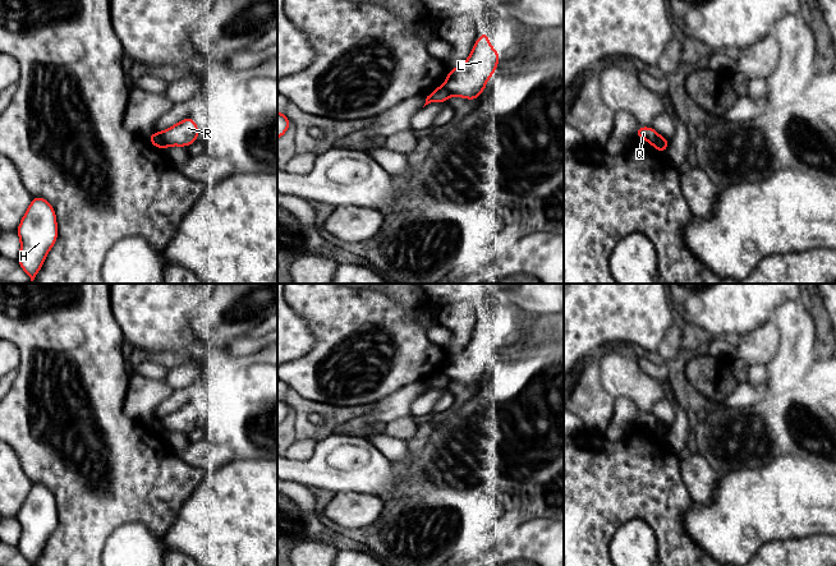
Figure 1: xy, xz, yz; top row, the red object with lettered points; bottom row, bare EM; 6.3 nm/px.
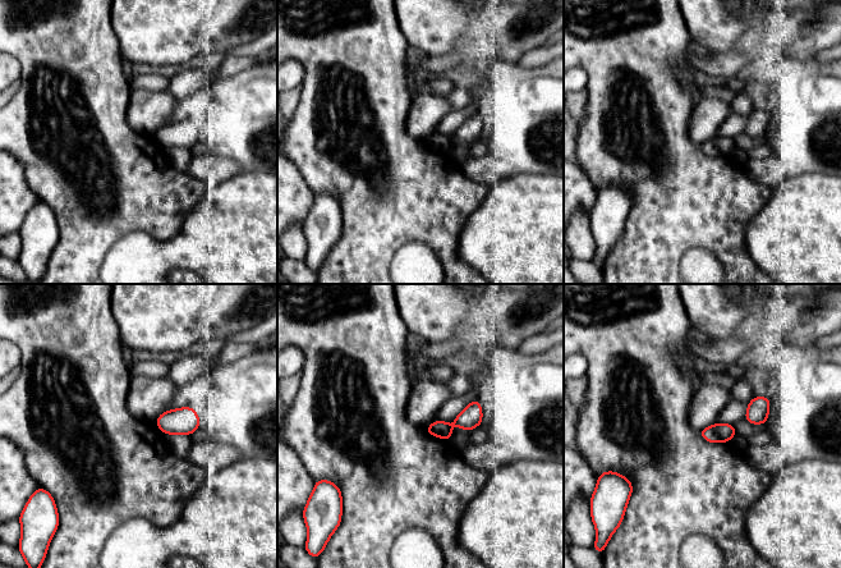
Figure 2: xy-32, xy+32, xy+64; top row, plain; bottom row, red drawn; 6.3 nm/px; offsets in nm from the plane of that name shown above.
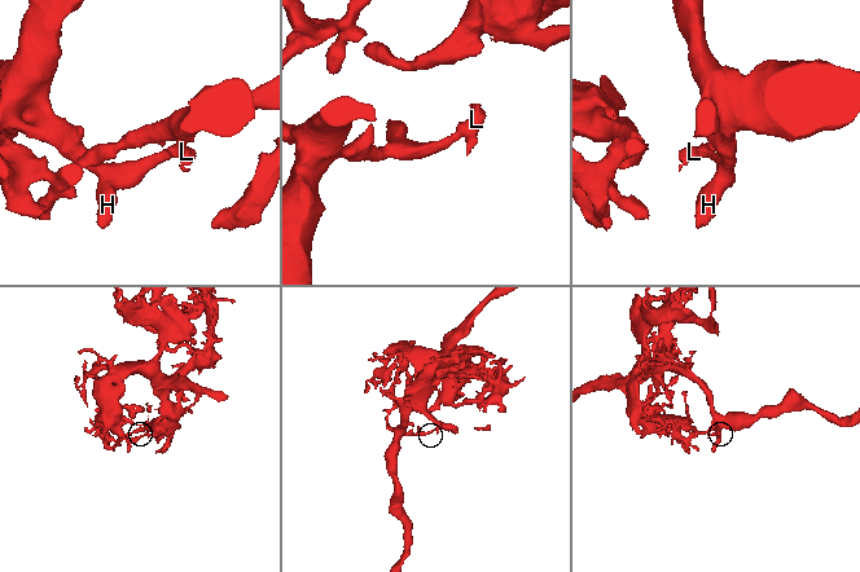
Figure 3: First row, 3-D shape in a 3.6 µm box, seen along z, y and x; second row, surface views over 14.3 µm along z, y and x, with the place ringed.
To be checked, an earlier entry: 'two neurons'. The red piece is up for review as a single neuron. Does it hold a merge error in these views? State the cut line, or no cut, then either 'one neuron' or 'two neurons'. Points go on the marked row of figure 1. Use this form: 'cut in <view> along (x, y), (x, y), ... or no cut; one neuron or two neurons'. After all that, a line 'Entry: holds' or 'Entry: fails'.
cut in xy along (157, 133), (165, 147); two neurons
Entry: holds

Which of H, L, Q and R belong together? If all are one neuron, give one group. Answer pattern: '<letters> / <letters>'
H / L Q R

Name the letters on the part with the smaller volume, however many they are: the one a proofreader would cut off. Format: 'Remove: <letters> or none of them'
Remove: L, Q, R

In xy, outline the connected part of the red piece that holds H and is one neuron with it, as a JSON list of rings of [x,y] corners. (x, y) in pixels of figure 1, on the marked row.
[[[35,195],[17,233],[20,238],[18,263],[33,281],[58,239],[56,213],[52,206]]]

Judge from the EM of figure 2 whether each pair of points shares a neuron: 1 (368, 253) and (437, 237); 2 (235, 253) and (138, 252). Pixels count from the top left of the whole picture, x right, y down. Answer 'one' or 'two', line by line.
1: one
2: one

